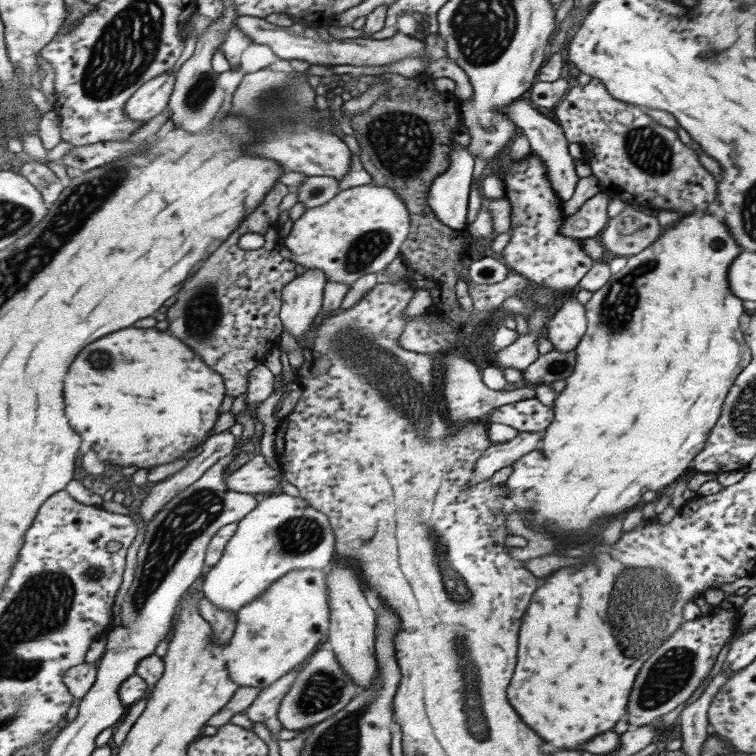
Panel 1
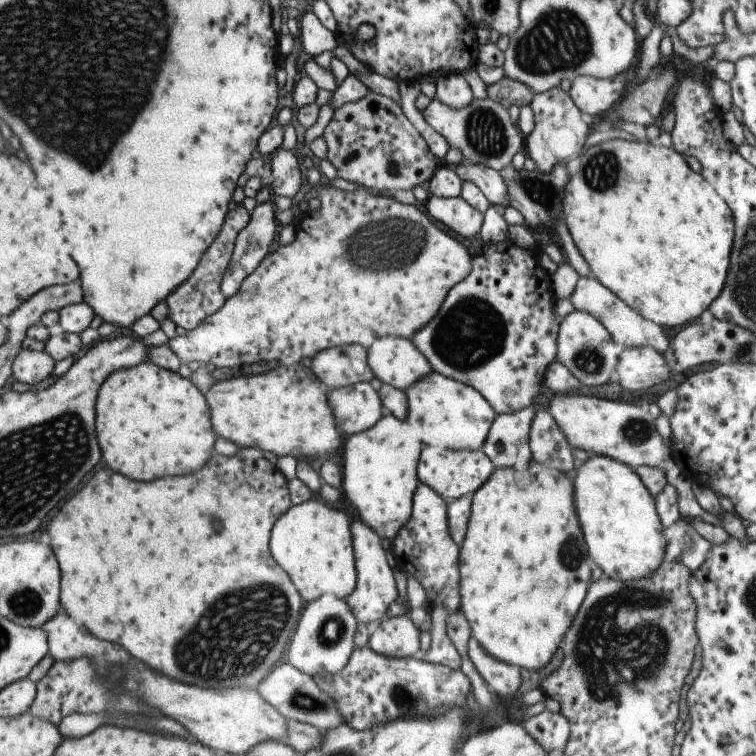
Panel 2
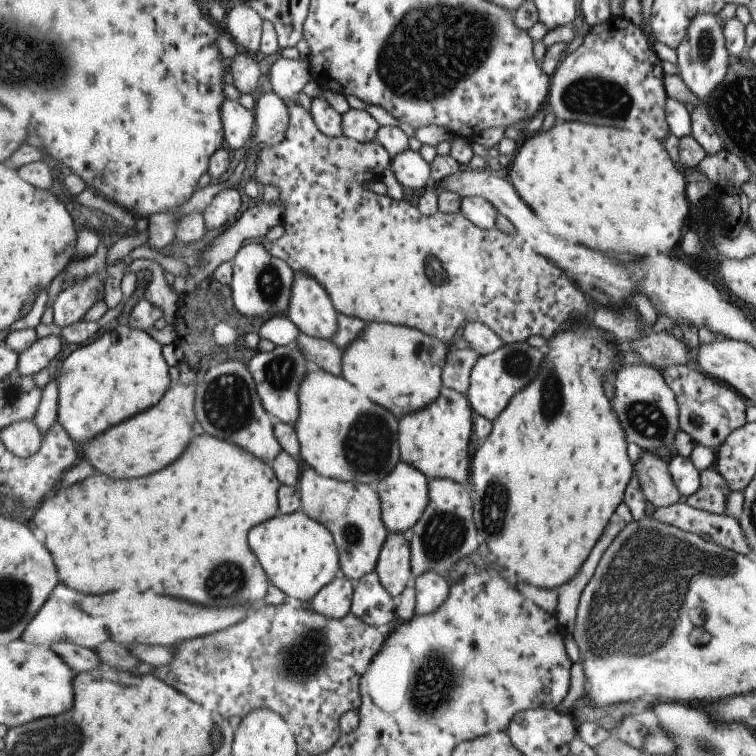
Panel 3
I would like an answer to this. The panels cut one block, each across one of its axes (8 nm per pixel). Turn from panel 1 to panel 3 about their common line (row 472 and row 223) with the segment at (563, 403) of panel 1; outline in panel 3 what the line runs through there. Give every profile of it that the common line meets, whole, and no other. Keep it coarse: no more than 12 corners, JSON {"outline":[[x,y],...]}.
{"outline":[[556,121],[519,196],[591,250],[669,254],[689,206],[661,144]]}

